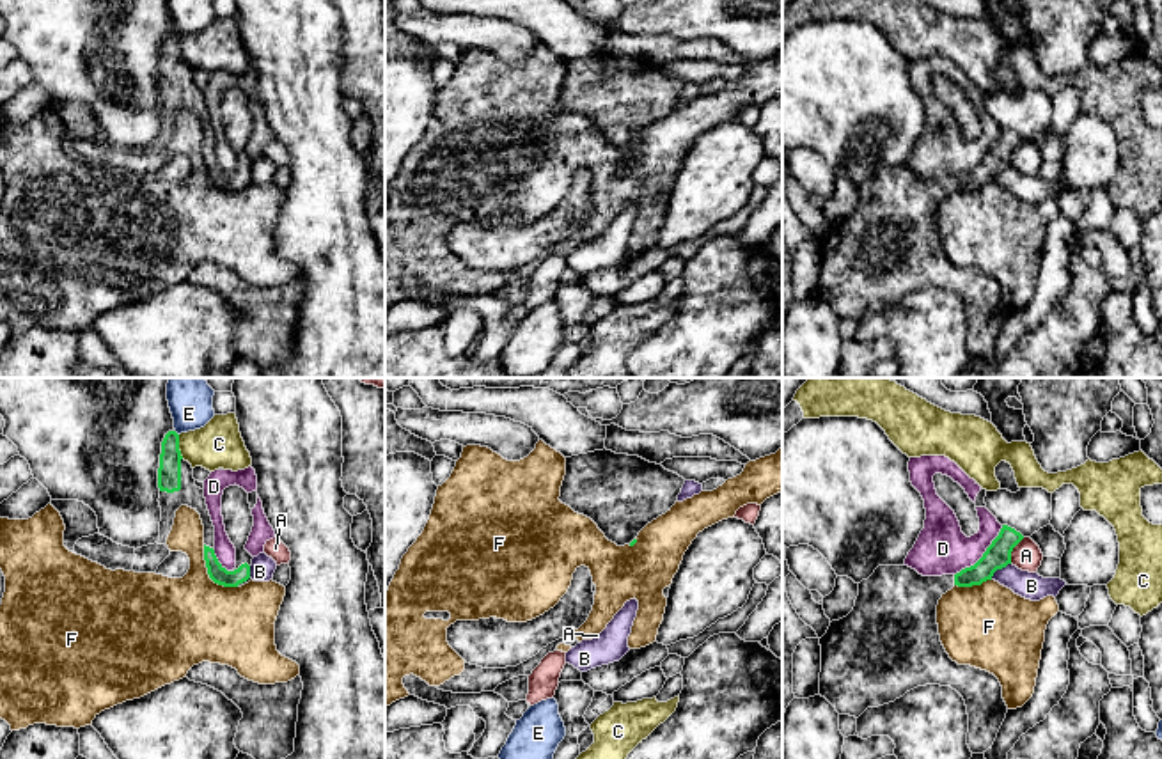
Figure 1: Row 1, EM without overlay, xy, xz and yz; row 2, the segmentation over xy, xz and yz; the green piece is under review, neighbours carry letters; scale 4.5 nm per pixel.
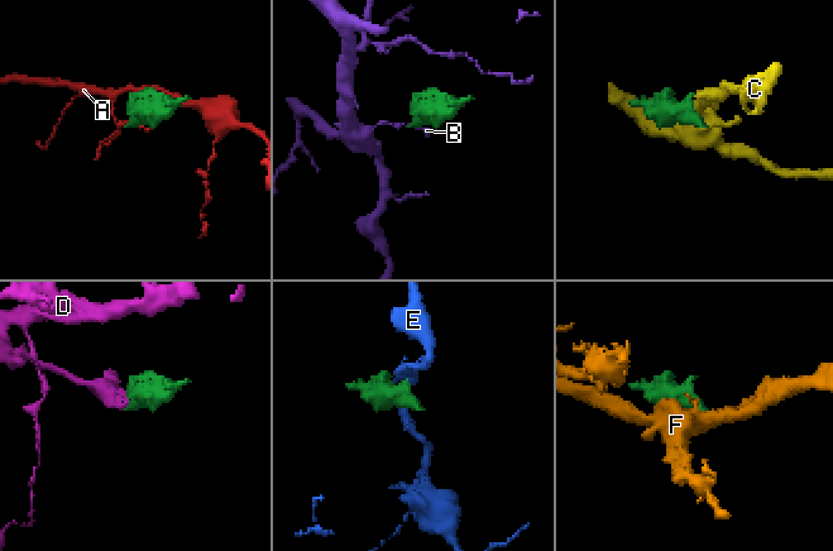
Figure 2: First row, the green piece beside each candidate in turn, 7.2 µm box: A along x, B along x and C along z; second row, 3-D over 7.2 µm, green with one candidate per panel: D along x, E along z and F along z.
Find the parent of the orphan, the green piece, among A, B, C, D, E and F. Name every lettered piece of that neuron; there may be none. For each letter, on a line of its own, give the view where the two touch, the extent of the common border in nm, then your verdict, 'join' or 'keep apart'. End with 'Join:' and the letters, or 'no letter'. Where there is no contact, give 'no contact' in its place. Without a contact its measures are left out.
A: yz | 140 nm | keep apart
B: yz | 120 nm | keep apart
C: xy | 110 nm | keep apart
D: yz | 320 nm | keep apart
E: xy | 30 nm | keep apart
F: xy | 260 nm | keep apart
Join: no letter

